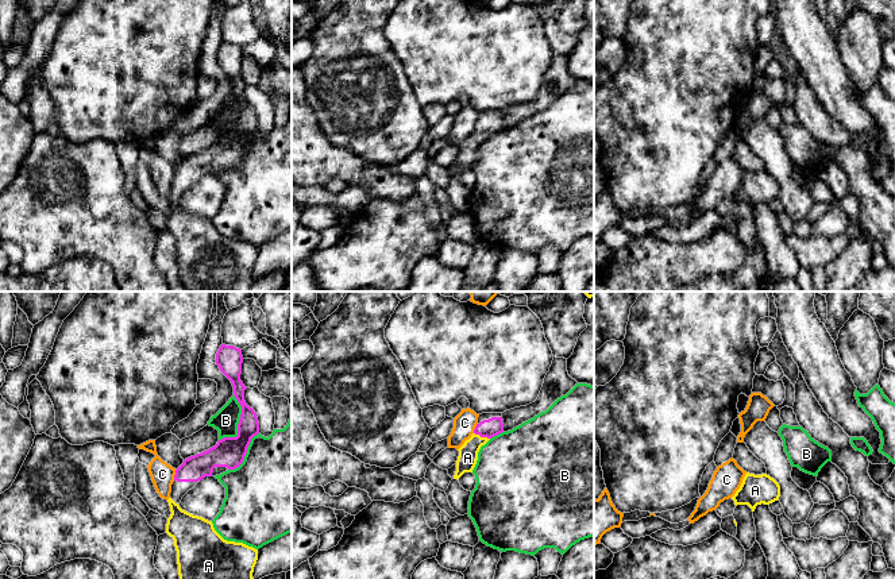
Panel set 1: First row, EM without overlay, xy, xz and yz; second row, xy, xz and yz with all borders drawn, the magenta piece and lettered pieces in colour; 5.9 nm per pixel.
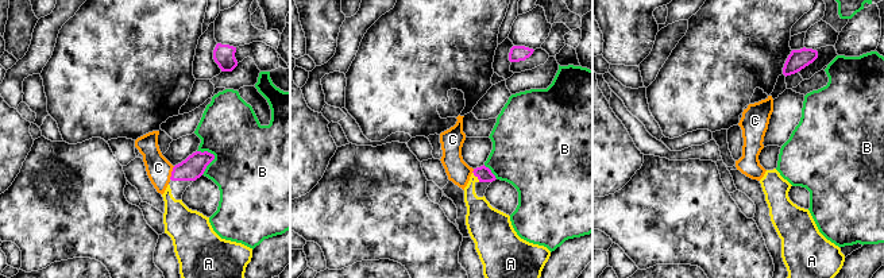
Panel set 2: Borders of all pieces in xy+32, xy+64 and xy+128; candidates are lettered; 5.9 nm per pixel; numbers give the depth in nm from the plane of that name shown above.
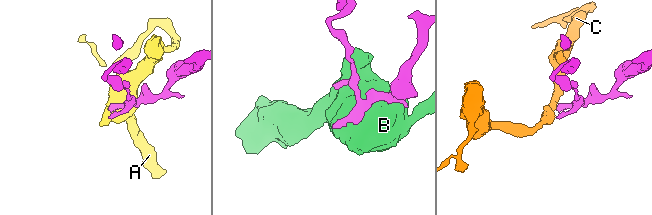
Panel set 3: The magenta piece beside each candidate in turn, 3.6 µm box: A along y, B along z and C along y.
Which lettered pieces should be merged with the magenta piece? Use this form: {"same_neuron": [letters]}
{"same_neuron": ["A"]}

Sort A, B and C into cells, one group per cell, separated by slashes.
A / B / C

